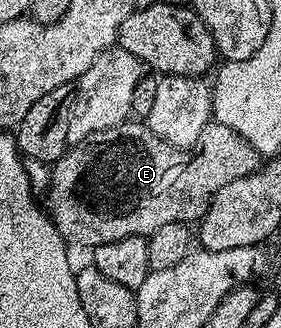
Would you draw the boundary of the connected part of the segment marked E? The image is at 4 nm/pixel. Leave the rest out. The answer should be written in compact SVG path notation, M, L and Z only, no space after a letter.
M129 120L114 128L106 128L93 134L90 140L69 145L64 154L51 167L52 182L47 190L47 213L58 228L61 239L80 246L95 248L114 240L126 240L126 236L143 238L152 234L162 224L199 223L210 208L214 196L230 180L250 176L261 165L261 155L238 132L226 128L226 124L210 121L191 148L166 144L140 120Z

